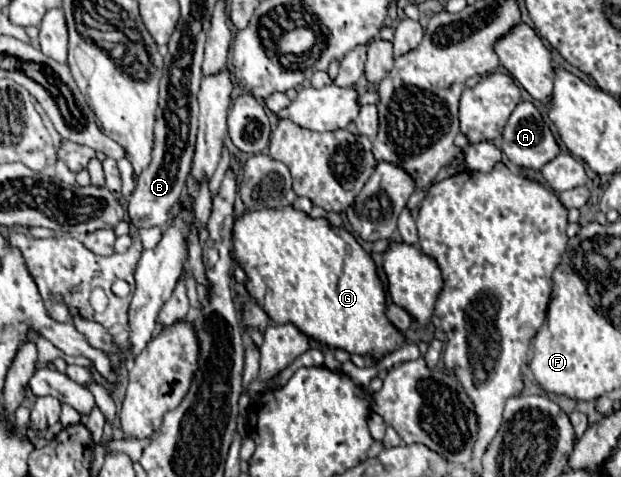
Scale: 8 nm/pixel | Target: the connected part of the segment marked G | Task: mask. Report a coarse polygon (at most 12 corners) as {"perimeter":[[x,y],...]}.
{"perimeter":[[292,205],[232,259],[274,323],[358,355],[402,345],[376,265]]}

